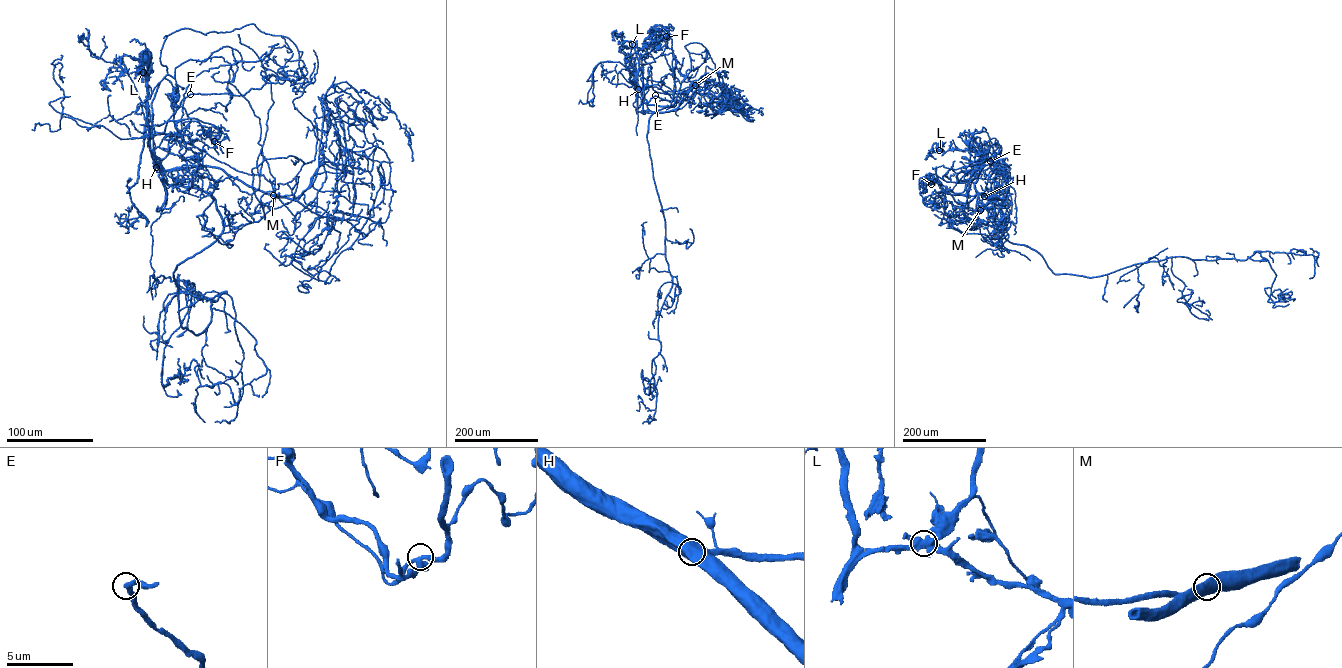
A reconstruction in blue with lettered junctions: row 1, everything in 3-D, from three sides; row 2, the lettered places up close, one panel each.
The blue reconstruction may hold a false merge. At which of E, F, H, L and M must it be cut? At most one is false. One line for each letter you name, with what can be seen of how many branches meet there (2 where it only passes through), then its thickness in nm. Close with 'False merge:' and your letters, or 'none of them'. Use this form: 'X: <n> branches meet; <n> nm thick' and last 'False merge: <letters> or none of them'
L: 4 branches meet; 500 nm thick
False merge: L

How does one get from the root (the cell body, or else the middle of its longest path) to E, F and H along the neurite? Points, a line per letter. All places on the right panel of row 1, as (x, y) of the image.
E: (968, 143), (979, 155), (982, 163), (974, 188), (984, 196), (999, 196), (1008, 191), (1005, 178), (991, 161)
F: (968, 143), (979, 155), (980, 174), (971, 182), (958, 183), (929, 173), (934, 176), (931, 184)
H: (968, 143), (979, 155), (982, 163), (974, 188), (984, 196)

